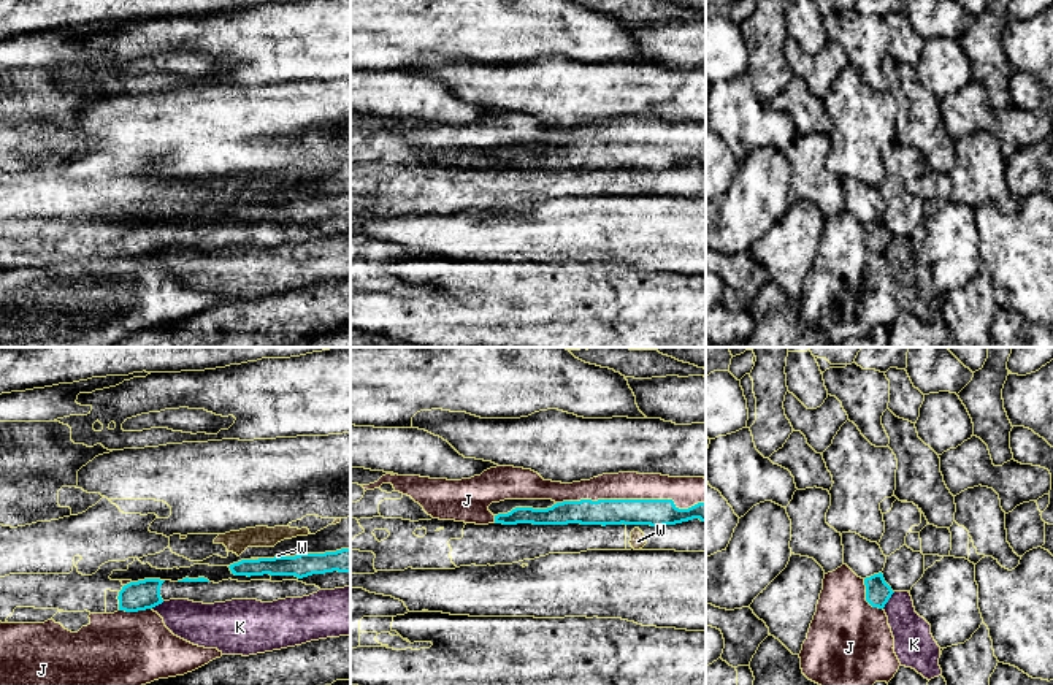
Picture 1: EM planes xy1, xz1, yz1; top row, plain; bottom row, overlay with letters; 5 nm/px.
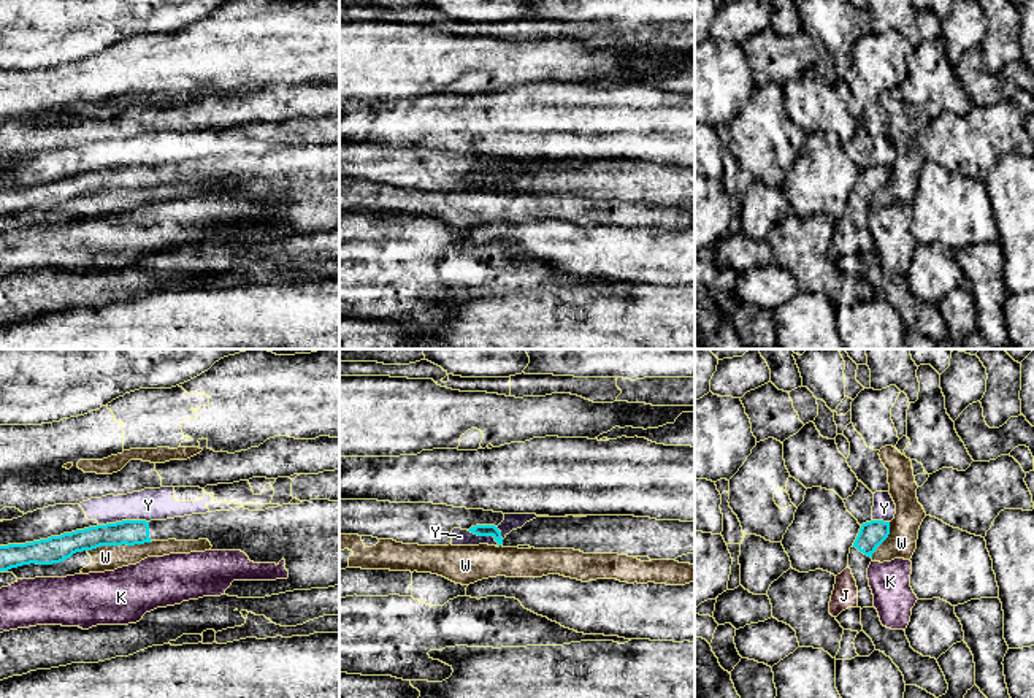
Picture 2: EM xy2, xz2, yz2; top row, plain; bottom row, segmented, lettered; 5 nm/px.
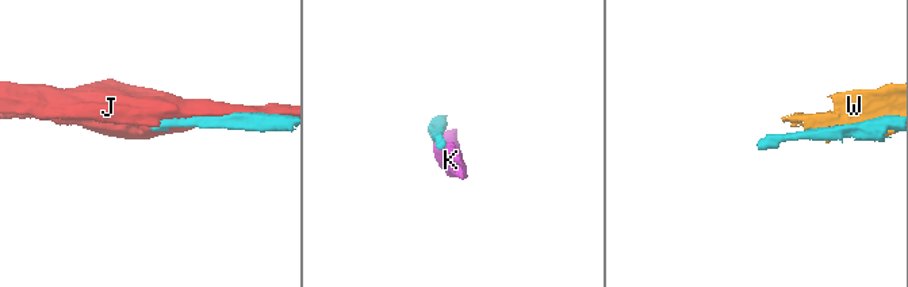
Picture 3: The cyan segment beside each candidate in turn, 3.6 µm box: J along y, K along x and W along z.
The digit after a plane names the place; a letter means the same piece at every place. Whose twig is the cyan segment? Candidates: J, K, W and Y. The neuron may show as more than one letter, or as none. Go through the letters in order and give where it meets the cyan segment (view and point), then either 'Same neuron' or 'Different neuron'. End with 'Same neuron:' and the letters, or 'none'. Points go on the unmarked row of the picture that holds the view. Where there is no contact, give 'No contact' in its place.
J: Touches cyan at xz1 (630, 145). Same neuron
K: Touches cyan at yz1 (888, 243). Different neuron
W: Touches cyan at xy2 (119, 189). Different neuron
Y: Touches cyan at xy2 (122, 165). Different neuron
Same neuron: J

